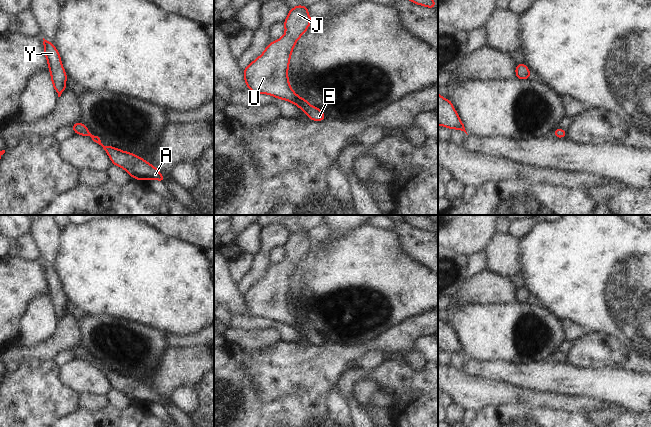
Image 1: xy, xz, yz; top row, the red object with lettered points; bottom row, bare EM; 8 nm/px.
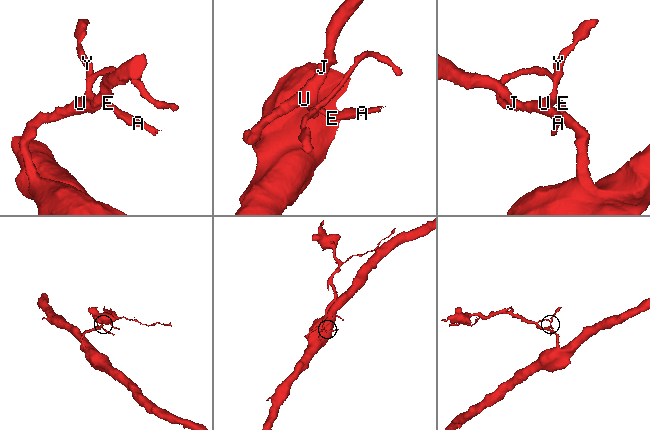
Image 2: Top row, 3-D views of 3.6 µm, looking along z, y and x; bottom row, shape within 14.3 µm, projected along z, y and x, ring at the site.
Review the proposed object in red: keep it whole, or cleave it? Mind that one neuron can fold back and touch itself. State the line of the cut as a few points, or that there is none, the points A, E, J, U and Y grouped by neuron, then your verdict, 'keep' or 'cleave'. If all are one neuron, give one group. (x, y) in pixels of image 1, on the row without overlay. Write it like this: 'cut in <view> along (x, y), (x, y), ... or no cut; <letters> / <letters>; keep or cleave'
no cut; A E J U Y; keep

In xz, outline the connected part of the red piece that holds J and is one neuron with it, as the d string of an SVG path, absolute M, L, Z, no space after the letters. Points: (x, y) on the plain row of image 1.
M298 229L290 233L283 246L285 259L269 267L266 274L243 294L243 298L250 315L287 324L306 337L309 344L321 346L326 342L324 336L299 321L288 305L288 291L293 272L312 244L307 230Z

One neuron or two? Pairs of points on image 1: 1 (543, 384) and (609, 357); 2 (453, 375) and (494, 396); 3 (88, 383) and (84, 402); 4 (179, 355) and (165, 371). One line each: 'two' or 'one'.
1: two
2: one
3: two
4: one

